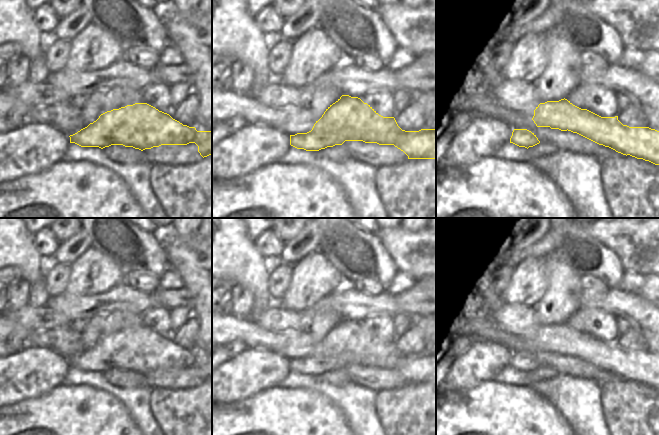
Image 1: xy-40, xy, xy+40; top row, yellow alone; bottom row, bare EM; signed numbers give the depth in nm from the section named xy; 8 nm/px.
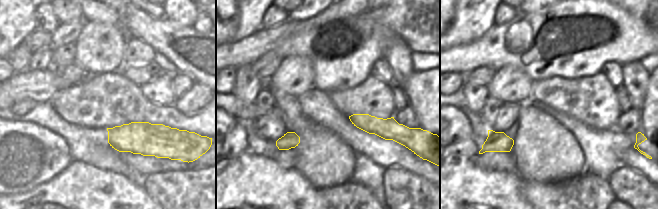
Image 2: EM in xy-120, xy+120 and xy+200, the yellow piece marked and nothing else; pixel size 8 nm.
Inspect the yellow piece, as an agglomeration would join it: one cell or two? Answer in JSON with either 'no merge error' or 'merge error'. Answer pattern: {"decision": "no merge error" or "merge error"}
{"decision": "merge error"}

